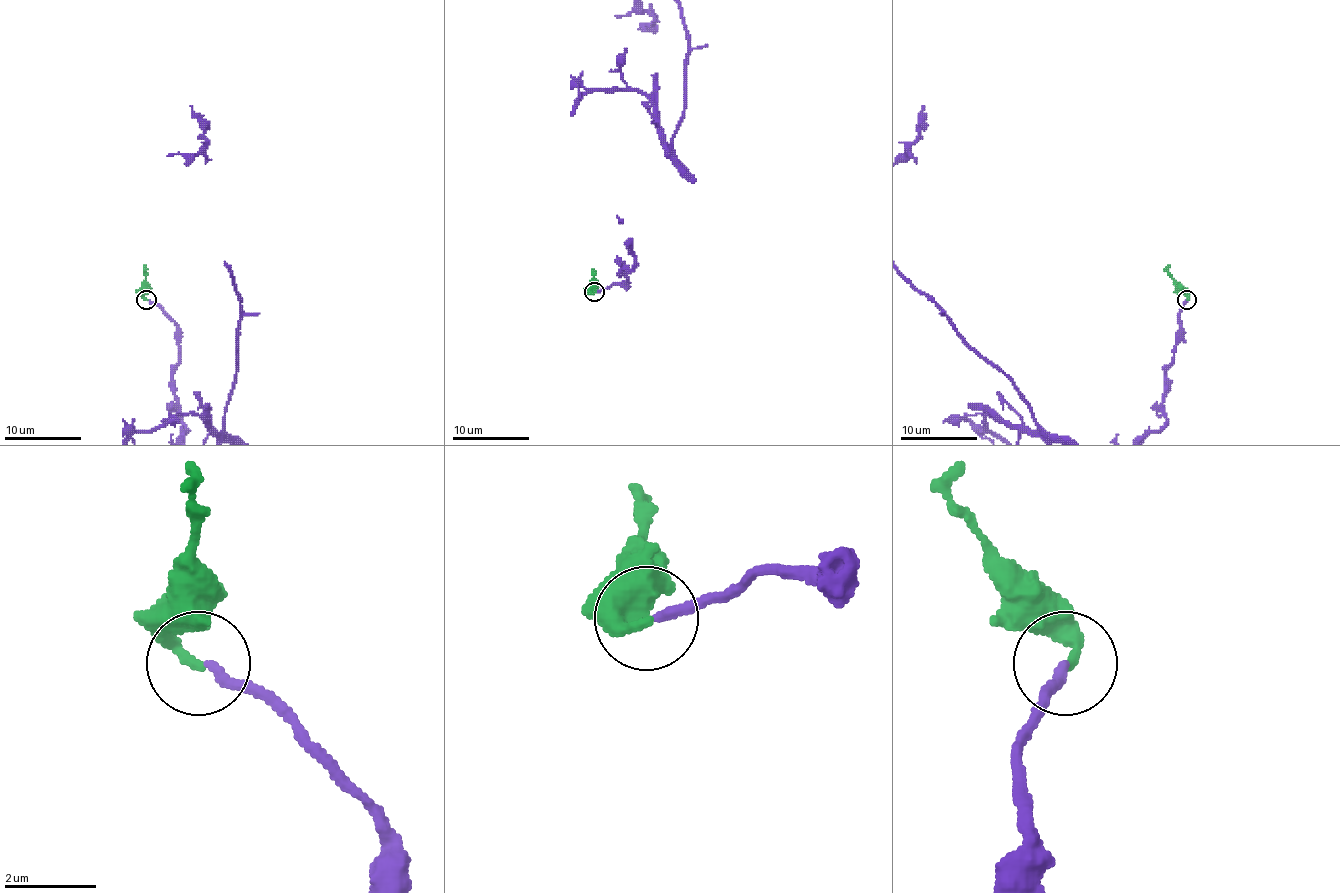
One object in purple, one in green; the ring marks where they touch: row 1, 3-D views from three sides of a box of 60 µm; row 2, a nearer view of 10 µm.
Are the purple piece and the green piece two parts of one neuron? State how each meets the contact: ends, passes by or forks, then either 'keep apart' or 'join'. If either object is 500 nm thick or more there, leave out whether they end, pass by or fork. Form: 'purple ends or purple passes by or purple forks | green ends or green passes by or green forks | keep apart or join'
purple ends | green ends | keep apart

